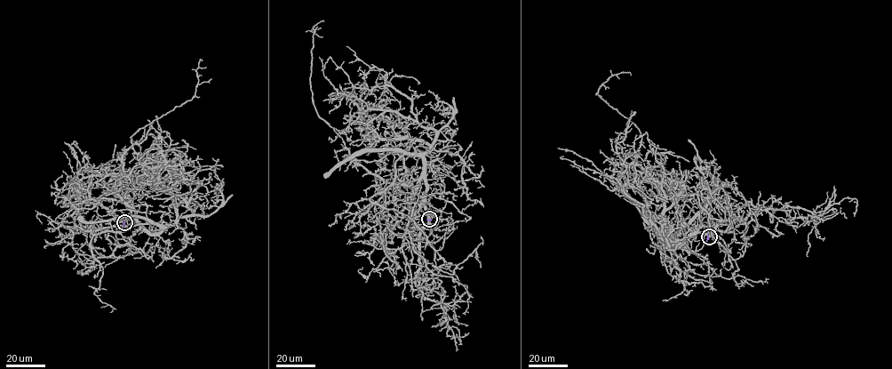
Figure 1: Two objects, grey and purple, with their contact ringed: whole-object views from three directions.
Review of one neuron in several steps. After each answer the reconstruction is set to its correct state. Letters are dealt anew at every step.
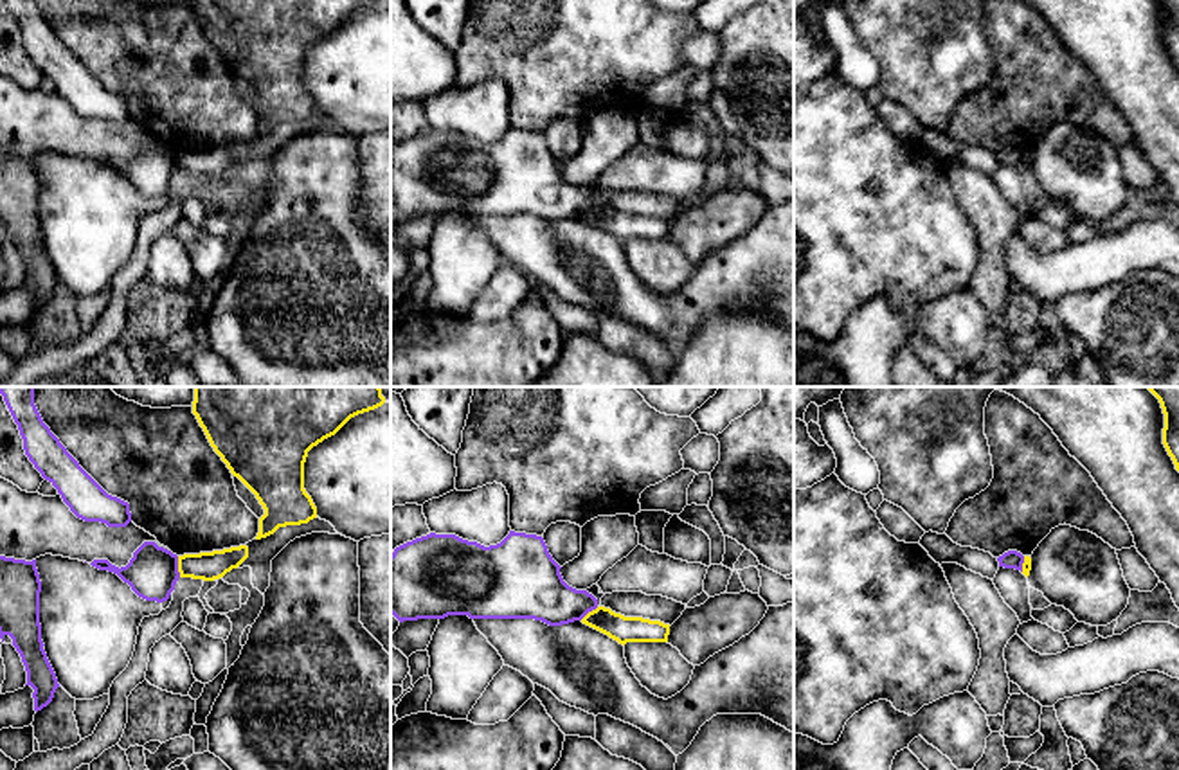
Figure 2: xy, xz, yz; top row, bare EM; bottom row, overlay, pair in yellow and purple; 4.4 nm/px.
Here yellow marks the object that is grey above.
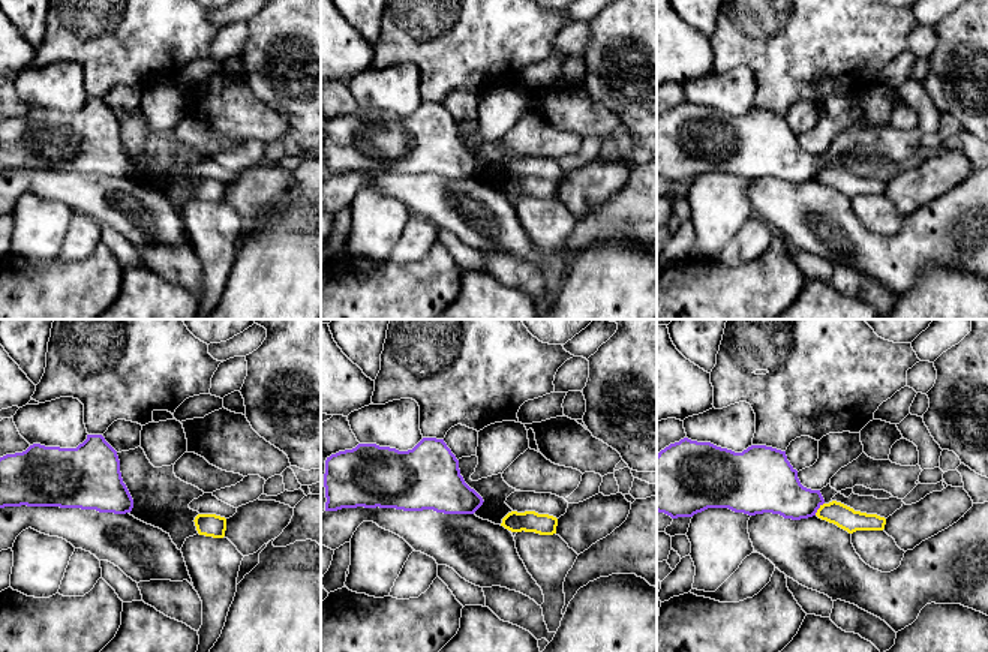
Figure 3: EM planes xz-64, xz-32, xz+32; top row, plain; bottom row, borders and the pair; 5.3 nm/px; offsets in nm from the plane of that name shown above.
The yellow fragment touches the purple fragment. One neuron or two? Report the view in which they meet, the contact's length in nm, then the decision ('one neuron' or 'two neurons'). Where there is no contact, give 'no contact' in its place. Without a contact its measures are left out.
meets yellow in xy; contact 100 nm long; two neurons

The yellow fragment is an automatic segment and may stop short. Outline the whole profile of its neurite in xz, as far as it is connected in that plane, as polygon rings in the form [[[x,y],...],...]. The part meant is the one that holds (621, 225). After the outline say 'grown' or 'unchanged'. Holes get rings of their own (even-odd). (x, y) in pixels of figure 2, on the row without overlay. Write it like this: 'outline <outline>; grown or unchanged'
outline [[[605,203],[589,209],[581,219],[608,232],[623,243],[626,239],[668,239],[670,232],[670,221],[643,214],[625,214]]]; unchanged

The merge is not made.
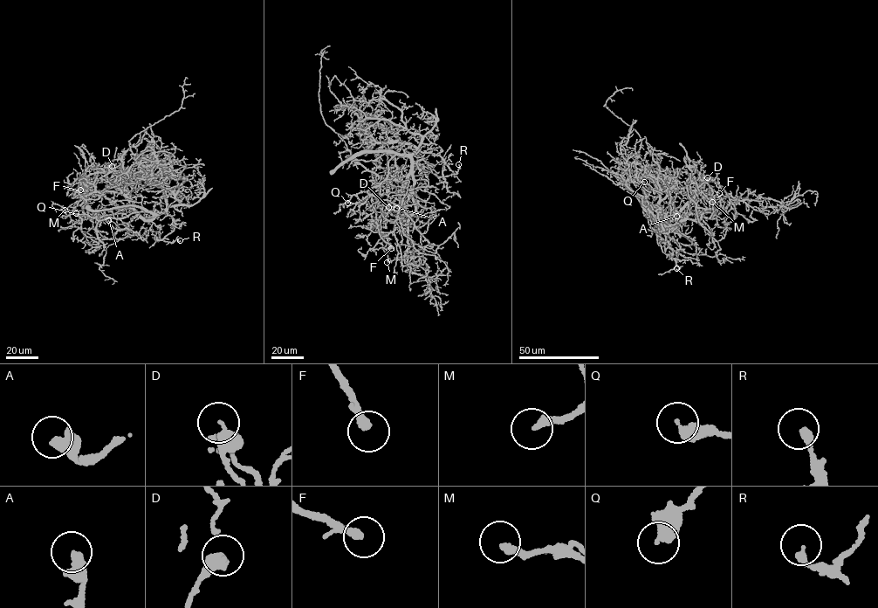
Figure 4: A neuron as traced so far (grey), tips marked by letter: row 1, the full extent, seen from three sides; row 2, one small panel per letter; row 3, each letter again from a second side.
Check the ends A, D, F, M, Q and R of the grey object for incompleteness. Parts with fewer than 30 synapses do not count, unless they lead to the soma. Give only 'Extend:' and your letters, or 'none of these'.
Extend: none of these

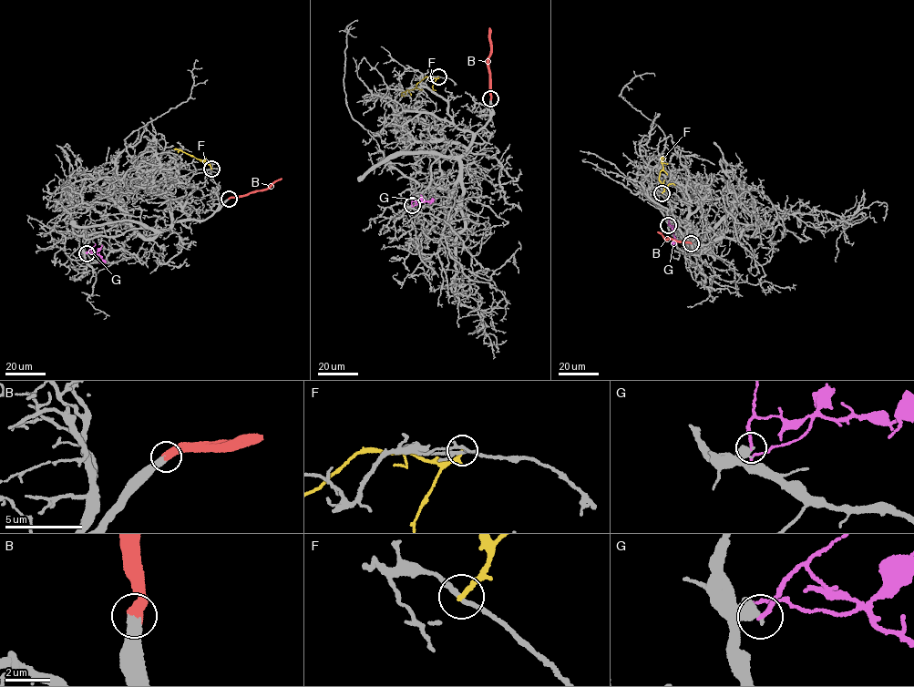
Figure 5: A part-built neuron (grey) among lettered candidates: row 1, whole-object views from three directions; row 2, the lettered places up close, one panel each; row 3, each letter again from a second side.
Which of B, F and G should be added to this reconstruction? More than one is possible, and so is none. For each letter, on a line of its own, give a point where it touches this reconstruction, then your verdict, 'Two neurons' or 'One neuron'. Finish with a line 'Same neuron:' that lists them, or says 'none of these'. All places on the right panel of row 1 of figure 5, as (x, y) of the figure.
B: Touches grey at (691, 243). One neuron
F: Touches grey at (662, 193). Two neurons
G: Touches grey at (668, 225). Two neurons
Same neuron: B

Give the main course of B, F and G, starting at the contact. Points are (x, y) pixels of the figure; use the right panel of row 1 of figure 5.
B: (691, 243), (664, 238), (658, 231)
F: (662, 192), (664, 189), (659, 178), (662, 169), (661, 158), (663, 158)
G: (668, 225), (669, 222), (673, 241)

